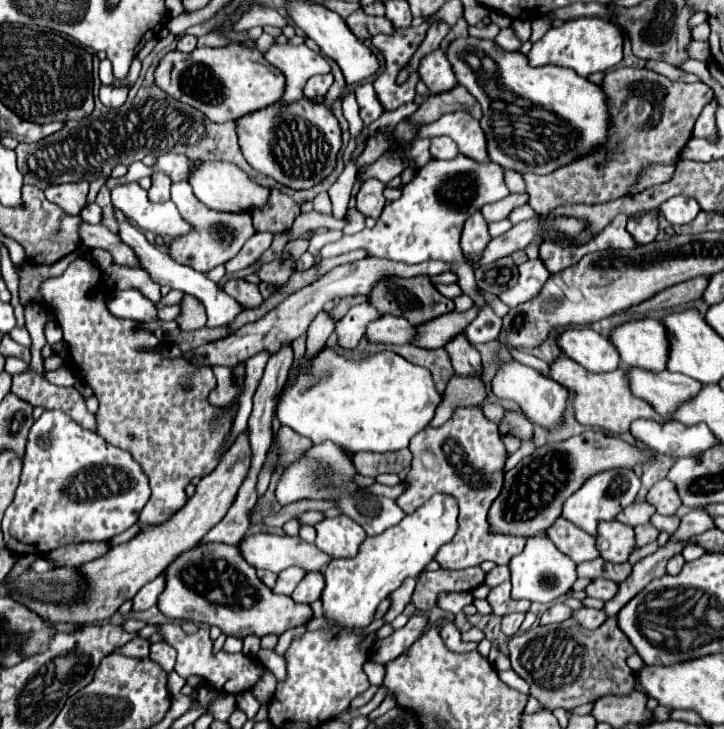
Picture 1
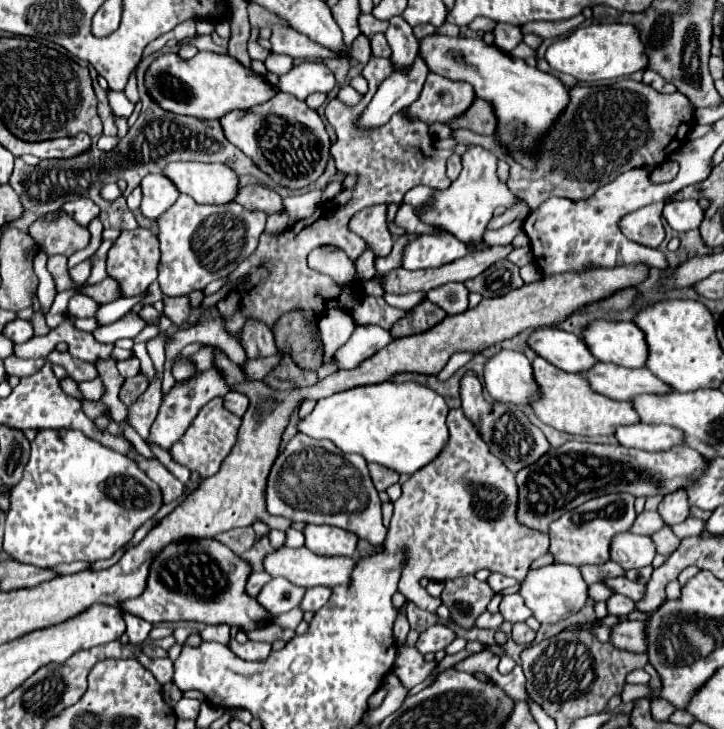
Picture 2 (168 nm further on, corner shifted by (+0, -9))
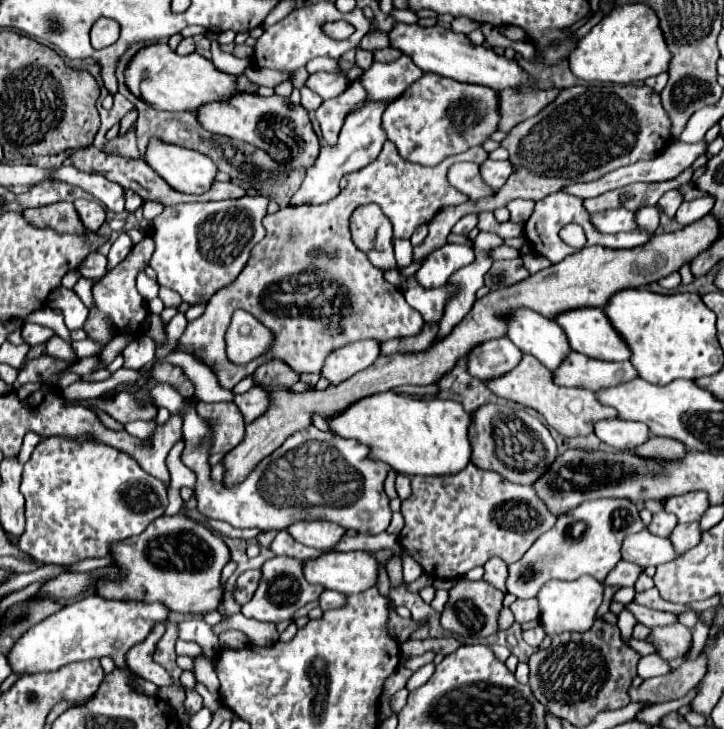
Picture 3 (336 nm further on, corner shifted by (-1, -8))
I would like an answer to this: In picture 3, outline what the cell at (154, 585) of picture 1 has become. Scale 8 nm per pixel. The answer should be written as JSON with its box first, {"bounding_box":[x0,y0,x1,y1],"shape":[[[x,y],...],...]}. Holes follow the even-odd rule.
{"bounding_box":[126,623,170,687],"shape":[[[157,623],[151,630],[150,635],[142,643],[138,643],[138,647],[132,647],[126,653],[128,667],[132,671],[136,671],[138,677],[142,677],[146,681],[152,681],[152,683],[156,683],[160,687],[170,683],[170,675],[166,673],[166,669],[162,665],[158,665],[152,659],[152,653],[154,653],[154,644],[157,644],[165,630],[165,623]]]}

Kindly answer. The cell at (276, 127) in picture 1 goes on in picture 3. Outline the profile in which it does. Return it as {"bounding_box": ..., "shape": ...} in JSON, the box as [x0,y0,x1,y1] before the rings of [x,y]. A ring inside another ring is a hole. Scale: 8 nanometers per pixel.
{"bounding_box":[198,93,320,171],"shape":[[[238,93],[230,101],[208,103],[200,107],[198,121],[204,129],[212,133],[240,139],[266,151],[276,163],[284,165],[288,171],[308,169],[310,165],[314,165],[314,159],[318,159],[320,141],[312,129],[308,111],[302,105],[292,107],[288,97],[262,97],[256,93]]]}

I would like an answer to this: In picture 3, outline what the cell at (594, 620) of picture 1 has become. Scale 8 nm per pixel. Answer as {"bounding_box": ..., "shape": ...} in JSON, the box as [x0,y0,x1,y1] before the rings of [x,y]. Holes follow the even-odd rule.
{"bounding_box":[646,621,692,661],"shape":[[[678,621],[678,623],[670,623],[666,627],[652,627],[646,641],[650,645],[654,645],[656,655],[660,655],[662,659],[668,661],[668,659],[684,657],[692,645],[690,639],[692,639],[692,631]]]}

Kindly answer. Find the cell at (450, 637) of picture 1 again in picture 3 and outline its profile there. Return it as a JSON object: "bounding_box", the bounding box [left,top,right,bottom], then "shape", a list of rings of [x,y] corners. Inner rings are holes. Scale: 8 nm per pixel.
{"bounding_box":[402,461,556,579],"shape":[[[470,461],[462,473],[446,477],[412,477],[412,495],[402,501],[402,549],[434,579],[460,579],[486,559],[500,557],[506,565],[522,559],[524,551],[548,529],[556,517],[536,499],[532,487],[510,483],[496,471],[482,471]]]}

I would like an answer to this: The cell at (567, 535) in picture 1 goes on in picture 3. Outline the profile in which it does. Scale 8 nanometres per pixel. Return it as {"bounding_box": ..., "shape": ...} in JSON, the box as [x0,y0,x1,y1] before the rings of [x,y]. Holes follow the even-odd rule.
{"bounding_box":[602,561,642,587],"shape":[[[620,561],[620,563],[610,571],[610,575],[602,581],[602,585],[608,585],[608,587],[634,587],[640,571],[642,571],[642,569],[640,569],[638,565],[628,563],[628,561]]]}

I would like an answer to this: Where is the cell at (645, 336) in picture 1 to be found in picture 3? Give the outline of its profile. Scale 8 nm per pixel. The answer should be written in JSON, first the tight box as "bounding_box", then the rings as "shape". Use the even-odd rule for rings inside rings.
{"bounding_box":[556,307,630,361],"shape":[[[584,307],[558,315],[556,323],[566,331],[570,347],[582,355],[602,361],[628,361],[630,349],[614,331],[604,309]]]}

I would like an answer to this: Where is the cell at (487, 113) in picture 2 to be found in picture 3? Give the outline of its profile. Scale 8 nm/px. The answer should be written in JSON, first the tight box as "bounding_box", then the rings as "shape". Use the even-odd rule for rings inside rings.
{"bounding_box":[490,89,558,141],"shape":[[[504,89],[498,93],[498,109],[500,109],[500,123],[496,133],[490,137],[494,141],[504,139],[504,135],[518,125],[524,119],[534,117],[542,107],[546,107],[554,97],[558,95],[558,89],[542,91],[542,89],[530,89],[530,91],[516,91],[516,89]]]}

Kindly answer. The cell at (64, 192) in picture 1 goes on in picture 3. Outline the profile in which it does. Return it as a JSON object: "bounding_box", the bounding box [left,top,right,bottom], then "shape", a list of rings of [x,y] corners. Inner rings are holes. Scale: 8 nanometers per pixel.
{"bounding_box":[74,199,106,231],"shape":[[[78,199],[78,201],[74,201],[74,207],[76,207],[76,211],[88,231],[98,231],[106,219],[106,211],[98,201]]]}

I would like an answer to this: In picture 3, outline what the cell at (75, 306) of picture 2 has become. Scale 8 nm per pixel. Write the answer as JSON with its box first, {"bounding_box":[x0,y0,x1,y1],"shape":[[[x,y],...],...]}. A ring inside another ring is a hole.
{"bounding_box":[48,287,88,331],"shape":[[[56,287],[52,293],[50,293],[50,299],[48,299],[48,307],[52,309],[60,309],[60,313],[64,315],[64,323],[70,331],[74,329],[80,329],[84,327],[86,319],[88,319],[88,309],[86,305],[80,301],[80,297],[72,291],[72,289],[66,289],[66,287]]]}

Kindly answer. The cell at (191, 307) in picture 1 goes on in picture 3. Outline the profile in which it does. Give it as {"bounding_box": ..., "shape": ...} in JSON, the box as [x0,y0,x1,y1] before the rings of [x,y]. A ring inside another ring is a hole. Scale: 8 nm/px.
{"bounding_box":[160,287,182,307],"shape":[[[160,287],[160,299],[164,307],[178,307],[182,303],[180,295],[176,295],[172,289],[166,289],[166,287]]]}

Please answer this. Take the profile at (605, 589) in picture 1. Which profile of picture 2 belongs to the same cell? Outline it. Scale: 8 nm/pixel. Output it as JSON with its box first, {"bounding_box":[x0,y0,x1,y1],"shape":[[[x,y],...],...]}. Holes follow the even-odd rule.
{"bounding_box":[607,594,635,616],"shape":[[[613,594],[613,596],[607,600],[607,608],[609,608],[609,614],[615,614],[615,616],[627,616],[627,614],[635,612],[635,602],[629,600],[627,596]]]}

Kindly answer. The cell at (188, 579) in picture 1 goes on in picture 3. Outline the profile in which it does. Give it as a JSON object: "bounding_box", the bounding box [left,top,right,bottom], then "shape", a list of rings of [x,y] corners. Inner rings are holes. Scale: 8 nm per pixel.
{"bounding_box":[98,517,230,615],"shape":[[[160,517],[150,523],[142,535],[114,543],[114,563],[126,571],[118,581],[98,583],[98,595],[114,601],[144,601],[162,603],[172,613],[204,615],[216,611],[224,595],[220,577],[222,567],[230,561],[230,549],[222,537],[214,535],[208,527],[184,517]]]}

